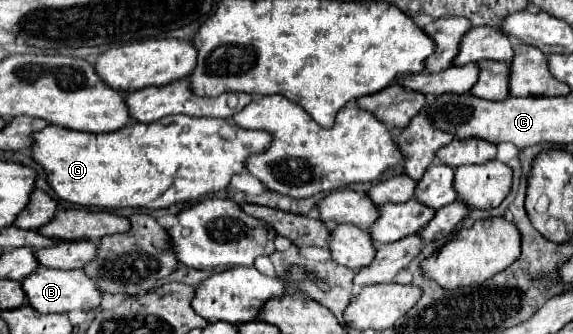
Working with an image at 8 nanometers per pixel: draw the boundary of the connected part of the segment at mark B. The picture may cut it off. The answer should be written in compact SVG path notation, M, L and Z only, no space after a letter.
M41 267L39 273L27 275L21 281L21 287L25 291L27 303L37 309L39 313L69 313L73 309L81 311L93 311L101 303L101 293L97 291L97 285L85 277L83 269L77 271L61 271L61 269L45 269Z

